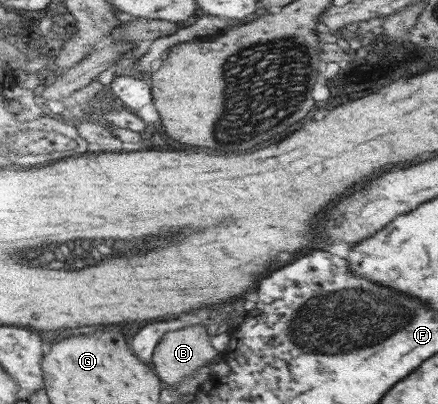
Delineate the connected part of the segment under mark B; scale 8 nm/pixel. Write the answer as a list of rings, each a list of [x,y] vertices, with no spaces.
[[[196,324],[196,326],[190,326],[190,328],[168,332],[164,336],[162,344],[158,344],[158,347],[156,347],[153,365],[156,372],[160,373],[160,378],[164,380],[166,386],[175,388],[182,383],[182,379],[194,375],[196,371],[202,370],[204,365],[218,359],[218,354],[221,354],[221,352],[212,348],[212,336],[210,336],[207,326]]]

